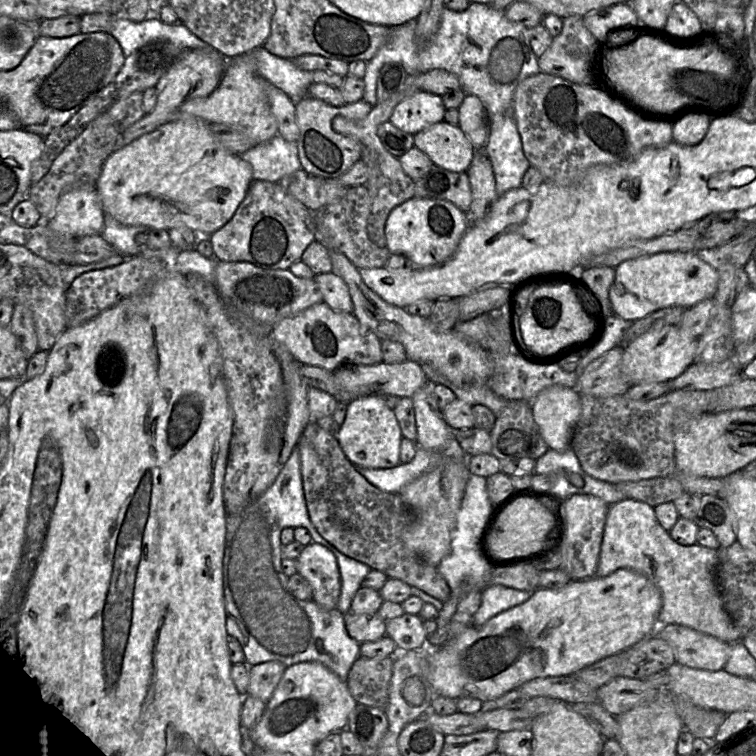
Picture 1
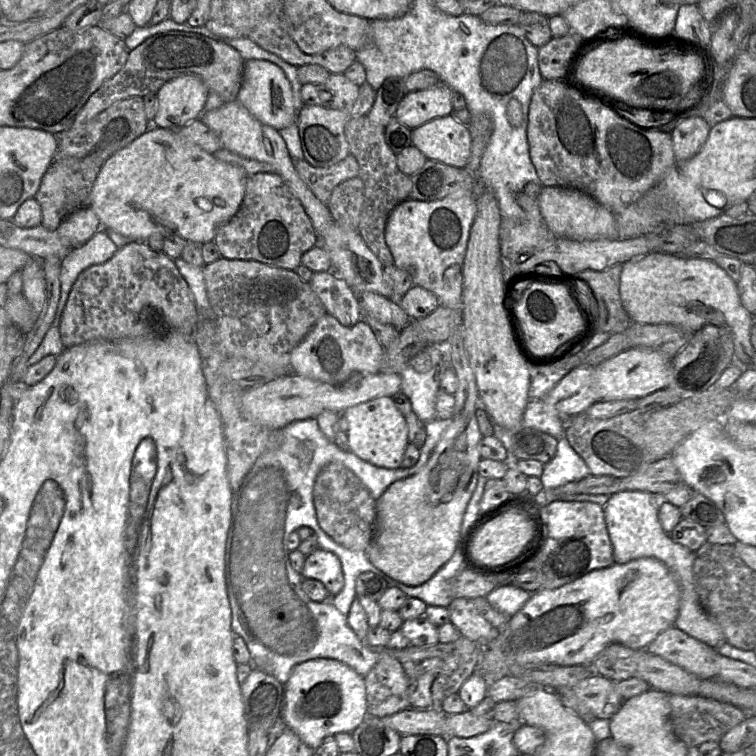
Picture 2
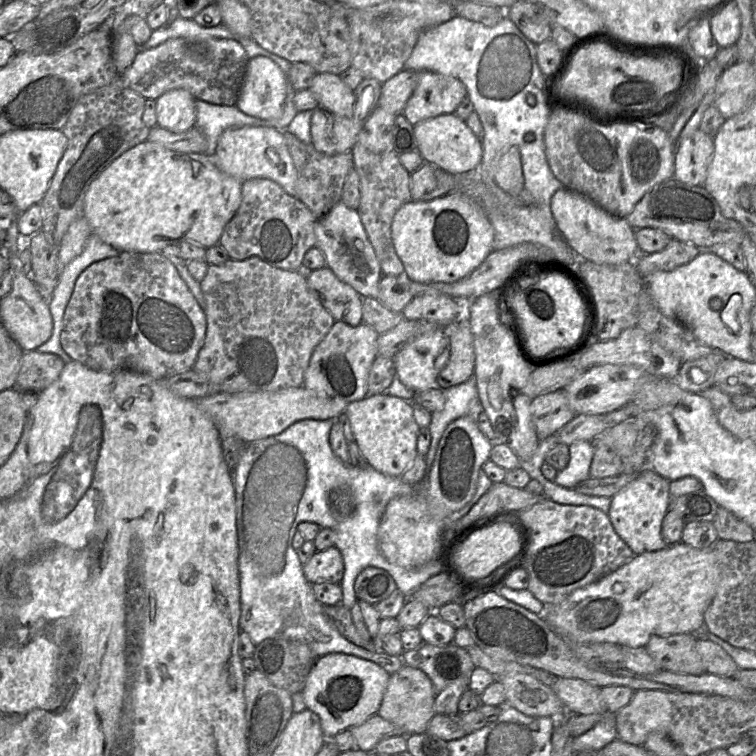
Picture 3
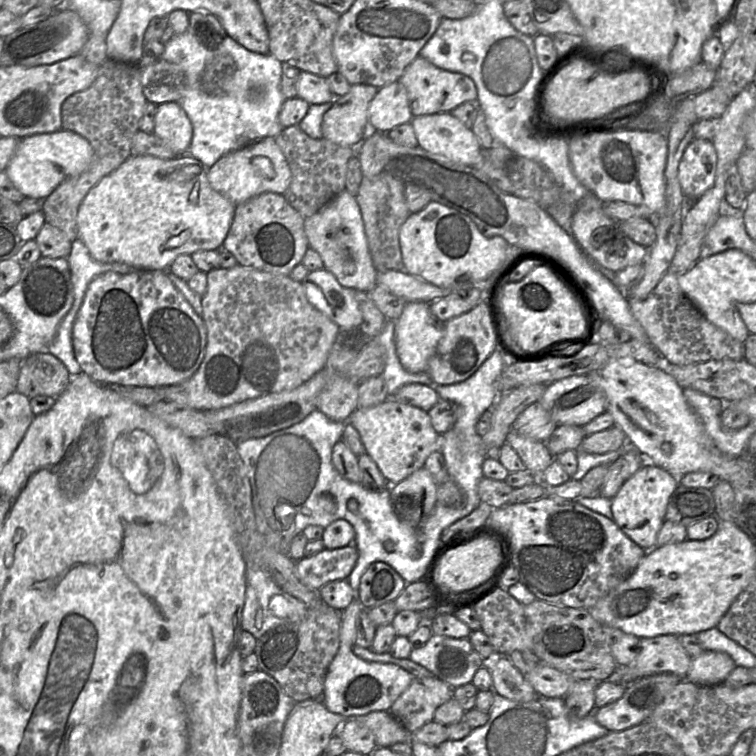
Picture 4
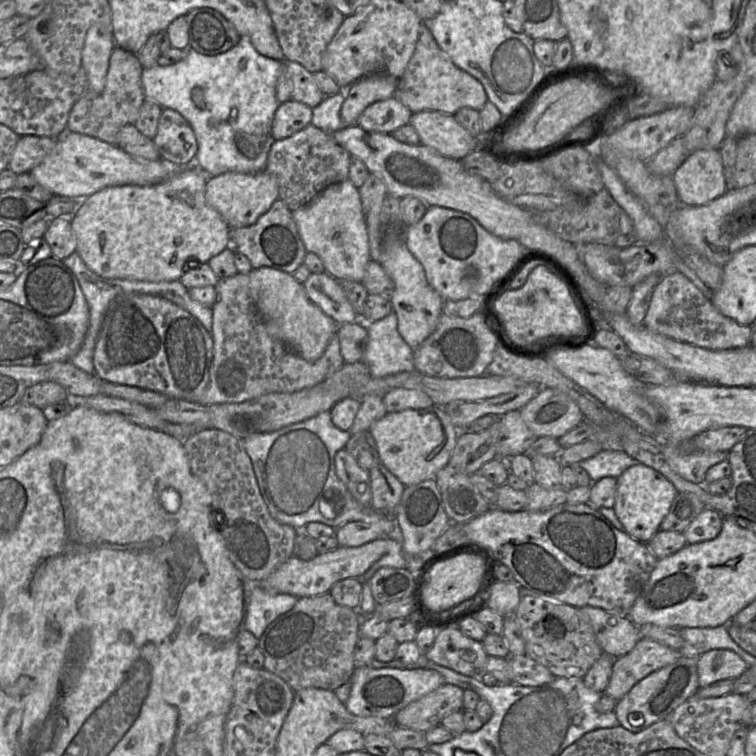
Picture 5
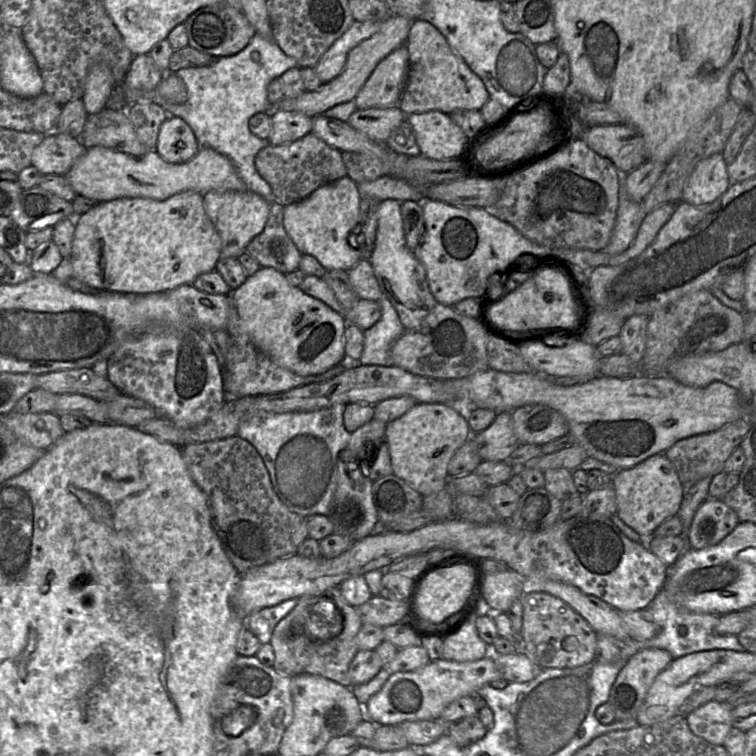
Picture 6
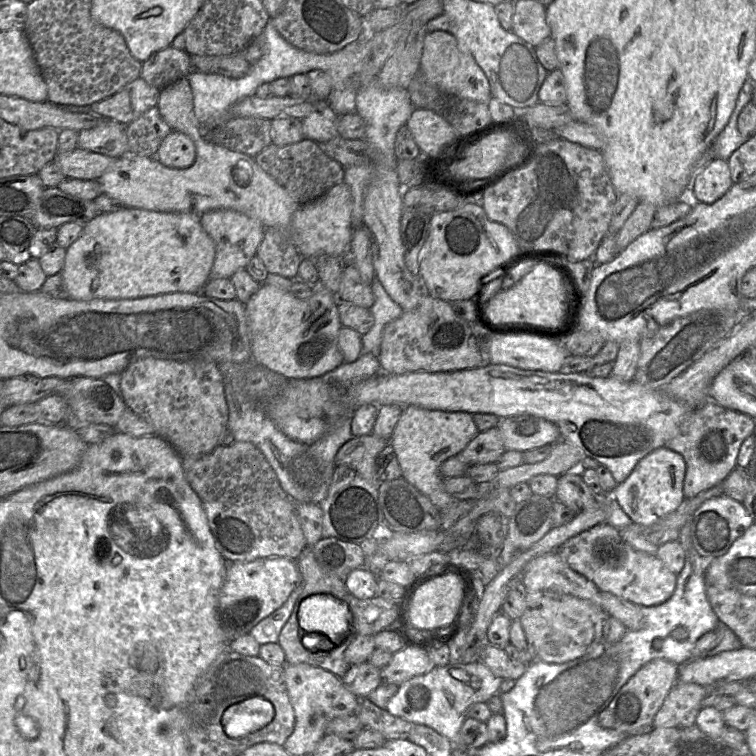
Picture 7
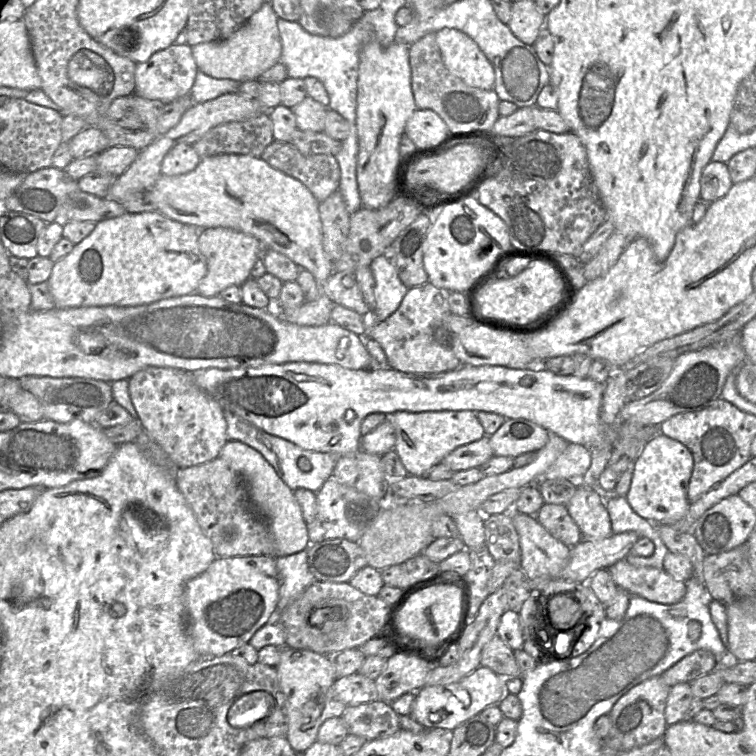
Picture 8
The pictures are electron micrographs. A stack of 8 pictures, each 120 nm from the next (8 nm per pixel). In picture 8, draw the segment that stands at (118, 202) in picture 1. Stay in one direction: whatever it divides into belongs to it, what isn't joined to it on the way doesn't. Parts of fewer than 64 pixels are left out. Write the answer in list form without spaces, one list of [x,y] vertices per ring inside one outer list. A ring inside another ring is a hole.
[[[158,212],[125,213],[121,216],[96,223],[94,230],[72,251],[54,264],[48,286],[55,302],[55,308],[81,308],[94,306],[134,307],[150,304],[162,299],[185,296],[194,293],[200,281],[207,273],[207,263],[198,246],[199,230],[197,227],[167,218]]]

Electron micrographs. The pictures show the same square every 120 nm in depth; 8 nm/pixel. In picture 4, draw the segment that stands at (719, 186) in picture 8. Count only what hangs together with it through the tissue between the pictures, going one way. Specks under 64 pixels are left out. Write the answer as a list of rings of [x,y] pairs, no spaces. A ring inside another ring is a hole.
[[[695,139],[686,147],[678,168],[681,189],[689,202],[700,198],[715,182],[717,152],[709,140]]]

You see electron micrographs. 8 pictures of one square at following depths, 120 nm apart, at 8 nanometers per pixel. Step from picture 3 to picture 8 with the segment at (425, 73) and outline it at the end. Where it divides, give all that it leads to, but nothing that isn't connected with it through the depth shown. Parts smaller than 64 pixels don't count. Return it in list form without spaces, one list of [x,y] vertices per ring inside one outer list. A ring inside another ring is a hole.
[[[443,28],[436,32],[436,42],[444,65],[453,75],[474,88],[494,88],[494,68],[467,34],[454,28]]]

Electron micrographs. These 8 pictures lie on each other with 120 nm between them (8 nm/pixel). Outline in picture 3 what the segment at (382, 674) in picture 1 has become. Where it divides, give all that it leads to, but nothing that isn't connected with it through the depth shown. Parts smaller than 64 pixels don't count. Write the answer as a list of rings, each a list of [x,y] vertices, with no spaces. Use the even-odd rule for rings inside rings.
[[[405,665],[390,675],[377,714],[397,726],[406,736],[423,733],[435,714],[434,701],[437,694],[426,673]]]

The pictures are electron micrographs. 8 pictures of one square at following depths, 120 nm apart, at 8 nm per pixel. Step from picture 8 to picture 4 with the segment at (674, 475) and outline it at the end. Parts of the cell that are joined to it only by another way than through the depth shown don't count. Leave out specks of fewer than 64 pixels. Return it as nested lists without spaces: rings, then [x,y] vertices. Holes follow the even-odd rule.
[[[650,462],[643,464],[611,499],[613,521],[637,545],[646,551],[656,546],[657,536],[665,521],[670,497],[679,486],[677,477]]]

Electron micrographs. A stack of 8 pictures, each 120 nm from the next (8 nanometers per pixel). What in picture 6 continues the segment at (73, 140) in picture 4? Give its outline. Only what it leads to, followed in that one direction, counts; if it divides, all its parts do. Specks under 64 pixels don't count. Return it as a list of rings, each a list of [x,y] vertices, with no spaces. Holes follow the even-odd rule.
[[[93,146],[76,160],[65,178],[78,195],[98,202],[137,197],[165,200],[183,191],[204,194],[211,190],[248,190],[232,161],[208,146],[200,146],[198,153],[184,163],[168,163],[154,150],[133,156],[103,146]]]

